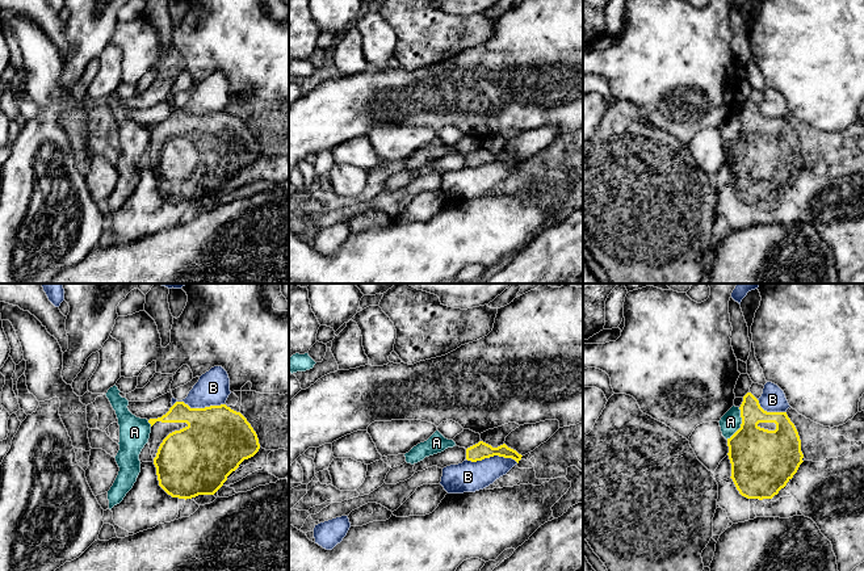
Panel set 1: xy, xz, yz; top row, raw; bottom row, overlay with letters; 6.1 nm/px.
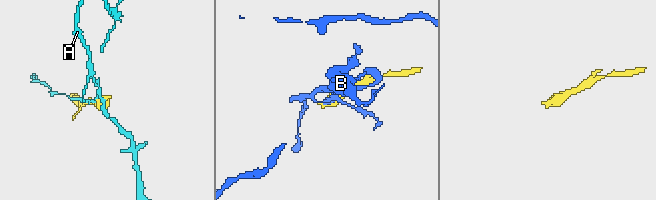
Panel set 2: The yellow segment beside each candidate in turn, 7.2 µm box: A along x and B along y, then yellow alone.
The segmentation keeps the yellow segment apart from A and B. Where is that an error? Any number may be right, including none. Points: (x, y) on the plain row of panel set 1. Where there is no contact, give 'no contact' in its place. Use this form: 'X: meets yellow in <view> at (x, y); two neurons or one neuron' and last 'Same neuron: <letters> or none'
A: meets yellow in yz at (741, 130); two neurons
B: meets yellow in xy at (197, 114); two neurons
Same neuron: none

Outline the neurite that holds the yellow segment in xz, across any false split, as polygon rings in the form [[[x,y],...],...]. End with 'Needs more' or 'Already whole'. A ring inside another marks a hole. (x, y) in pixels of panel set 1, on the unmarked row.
[[[479,147],[478,150],[466,155],[466,165],[471,167],[471,168],[482,167],[485,164],[490,164],[494,161],[499,161],[499,163],[504,163],[504,164],[512,164],[517,169],[523,163],[516,156],[508,154],[506,150],[498,152],[498,154],[492,154],[488,150]]]. Already whole

